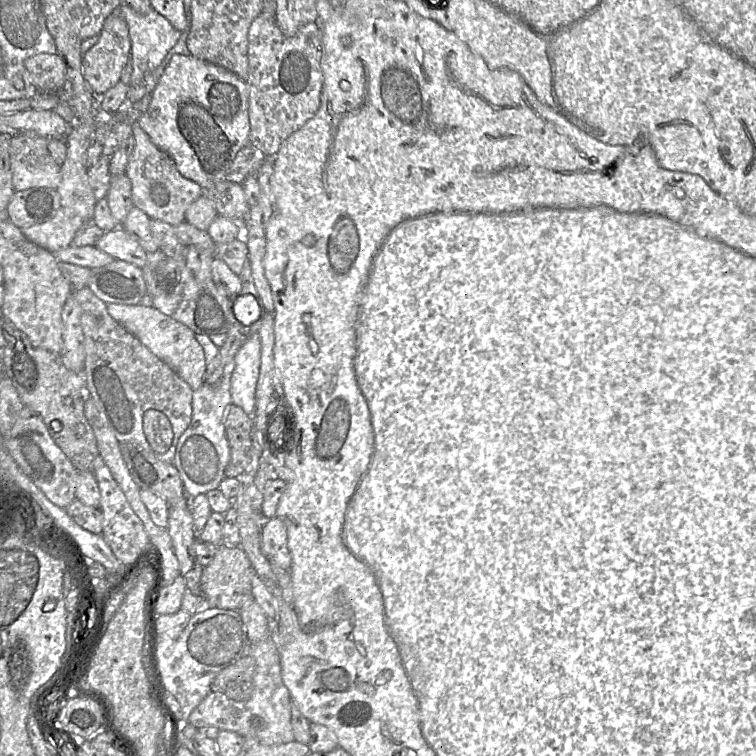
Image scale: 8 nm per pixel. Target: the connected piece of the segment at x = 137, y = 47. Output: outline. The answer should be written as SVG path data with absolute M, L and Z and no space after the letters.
M122 3L118 9L125 18L129 29L131 41L130 63L132 65L131 80L128 86L128 94L122 119L132 125L143 114L134 104L146 94L144 76L161 64L165 56L179 40L182 32L176 30L164 16L154 9L148 14L140 14L125 3Z

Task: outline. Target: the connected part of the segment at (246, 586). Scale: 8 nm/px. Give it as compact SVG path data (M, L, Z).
M220 544L210 564L203 567L200 580L201 594L208 606L219 609L240 610L254 600L252 581L256 572L245 551L240 546Z

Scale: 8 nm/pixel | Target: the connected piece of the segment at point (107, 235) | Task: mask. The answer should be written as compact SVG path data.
M121 227L104 232L95 246L115 259L132 263L140 268L145 266L147 261L147 252Z

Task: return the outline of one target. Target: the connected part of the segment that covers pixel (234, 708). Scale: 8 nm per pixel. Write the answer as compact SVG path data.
M268 635L257 644L251 644L250 655L256 662L250 699L235 701L221 692L211 691L192 711L188 723L196 728L215 726L234 731L266 745L292 742L295 736L291 725L291 695L282 679L279 649Z

